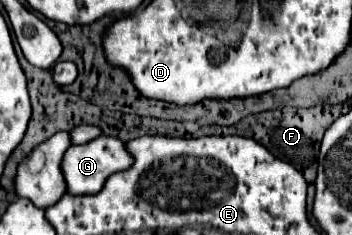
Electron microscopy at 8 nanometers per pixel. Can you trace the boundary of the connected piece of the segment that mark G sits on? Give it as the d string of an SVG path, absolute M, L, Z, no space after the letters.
M99 136L89 144L71 146L67 156L63 156L63 172L67 176L67 192L69 194L95 194L103 188L103 182L121 170L133 166L133 156L127 152L125 142L115 136Z

